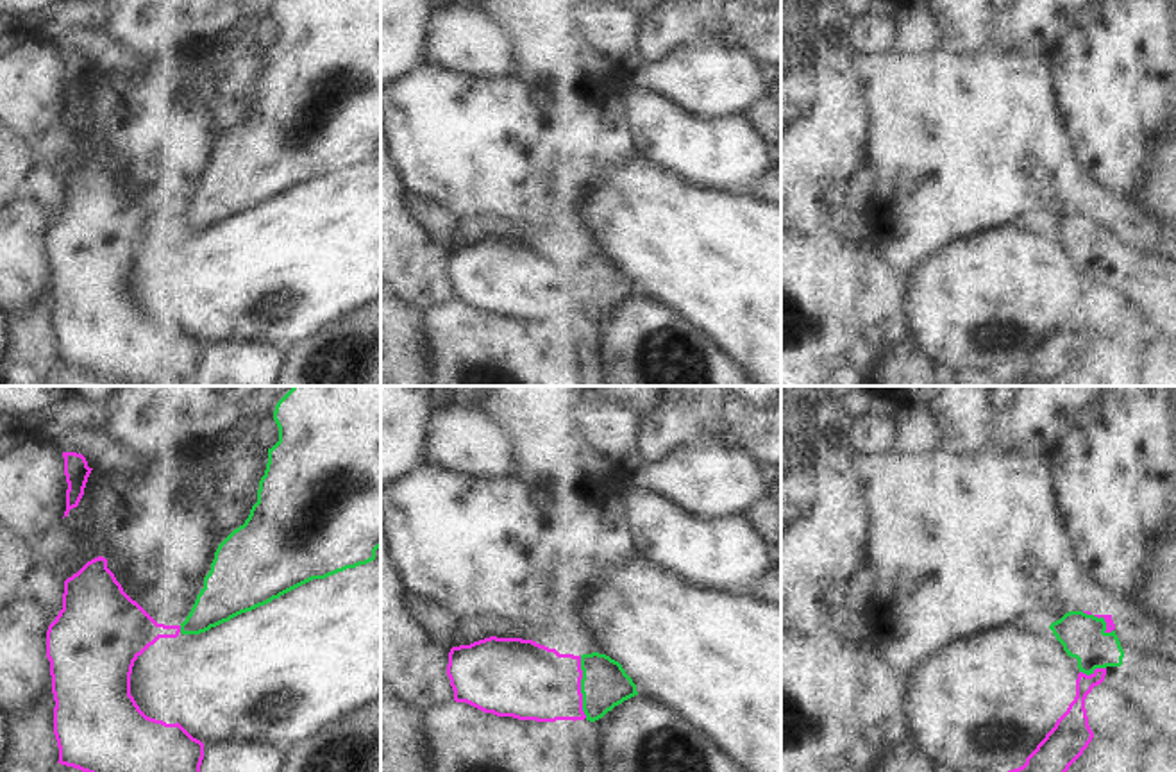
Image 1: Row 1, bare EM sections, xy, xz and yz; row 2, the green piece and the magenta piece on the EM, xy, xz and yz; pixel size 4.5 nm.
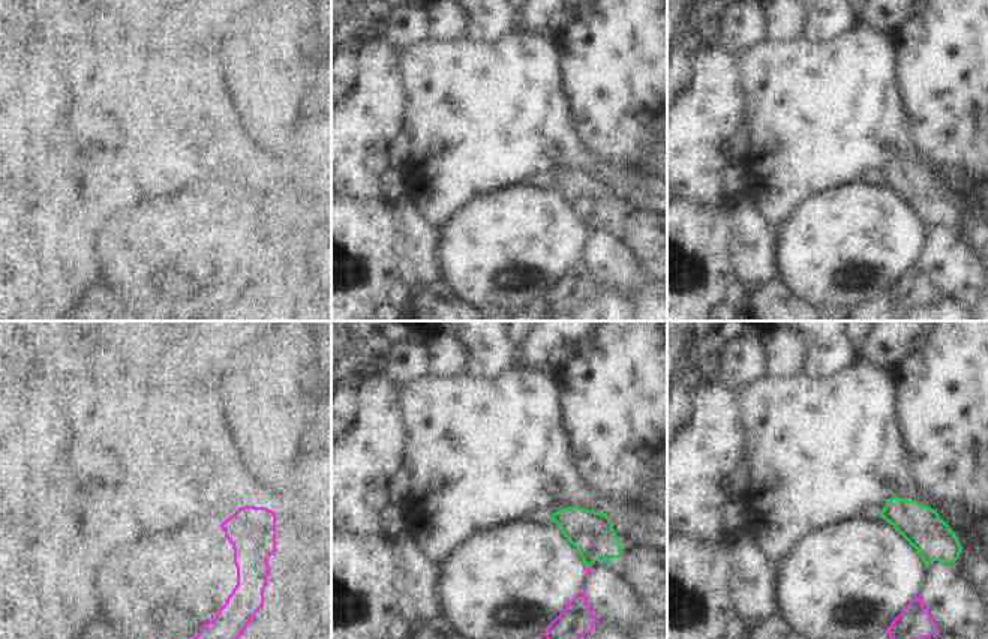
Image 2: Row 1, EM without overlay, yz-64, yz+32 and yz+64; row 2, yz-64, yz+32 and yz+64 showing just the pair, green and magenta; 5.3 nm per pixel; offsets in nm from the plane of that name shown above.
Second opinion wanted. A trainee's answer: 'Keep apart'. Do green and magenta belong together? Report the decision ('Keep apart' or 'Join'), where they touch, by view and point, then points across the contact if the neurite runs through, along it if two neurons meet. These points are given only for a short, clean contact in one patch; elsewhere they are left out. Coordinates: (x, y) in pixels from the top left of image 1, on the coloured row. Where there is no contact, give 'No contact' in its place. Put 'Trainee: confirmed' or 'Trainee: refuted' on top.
Trainee: confirmed
Keep apart. Touches green at xz (581, 687). Boundary: xz (579, 656), (581, 710), (587, 717).

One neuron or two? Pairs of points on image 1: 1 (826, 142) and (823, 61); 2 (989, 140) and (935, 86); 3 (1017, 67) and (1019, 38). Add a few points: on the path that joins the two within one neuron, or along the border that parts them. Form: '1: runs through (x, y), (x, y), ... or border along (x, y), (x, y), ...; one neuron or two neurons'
1: runs through (830, 122), (830, 81); one neuron
2: runs through (976, 127), (948, 99); one neuron
3: border along (976, 56), (1024, 52), (1050, 61); two neurons

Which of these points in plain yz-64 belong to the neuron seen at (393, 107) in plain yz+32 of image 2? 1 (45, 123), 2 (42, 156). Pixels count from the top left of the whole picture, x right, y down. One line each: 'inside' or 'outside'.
1: inside
2: inside

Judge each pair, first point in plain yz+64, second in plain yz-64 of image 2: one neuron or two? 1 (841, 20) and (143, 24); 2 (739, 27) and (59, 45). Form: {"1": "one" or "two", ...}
{"1": "one", "2": "two"}

